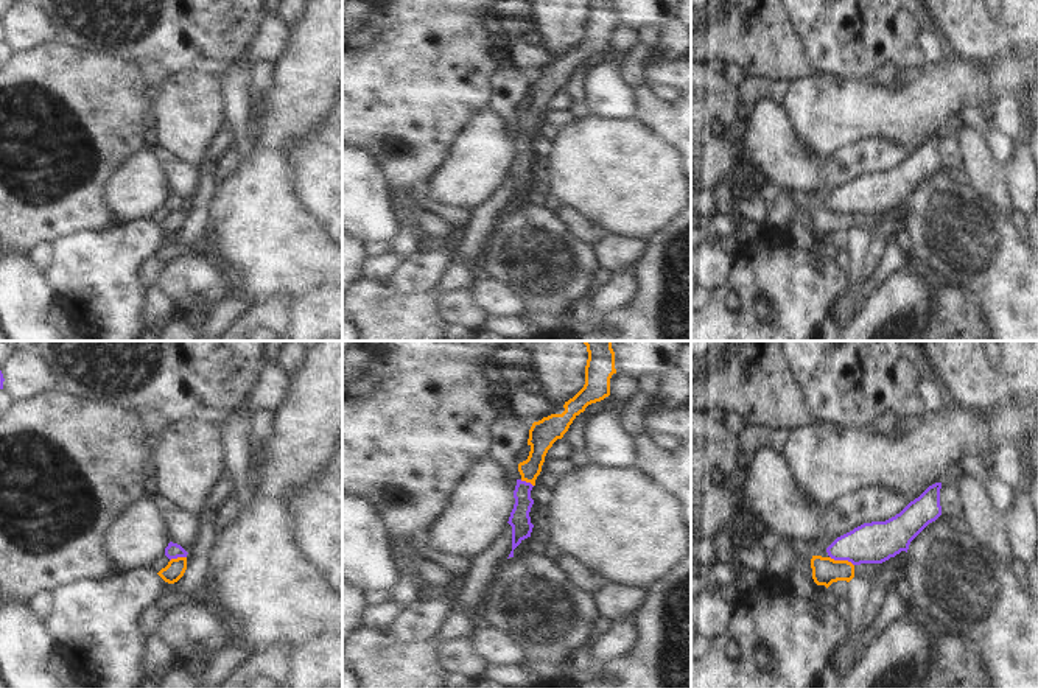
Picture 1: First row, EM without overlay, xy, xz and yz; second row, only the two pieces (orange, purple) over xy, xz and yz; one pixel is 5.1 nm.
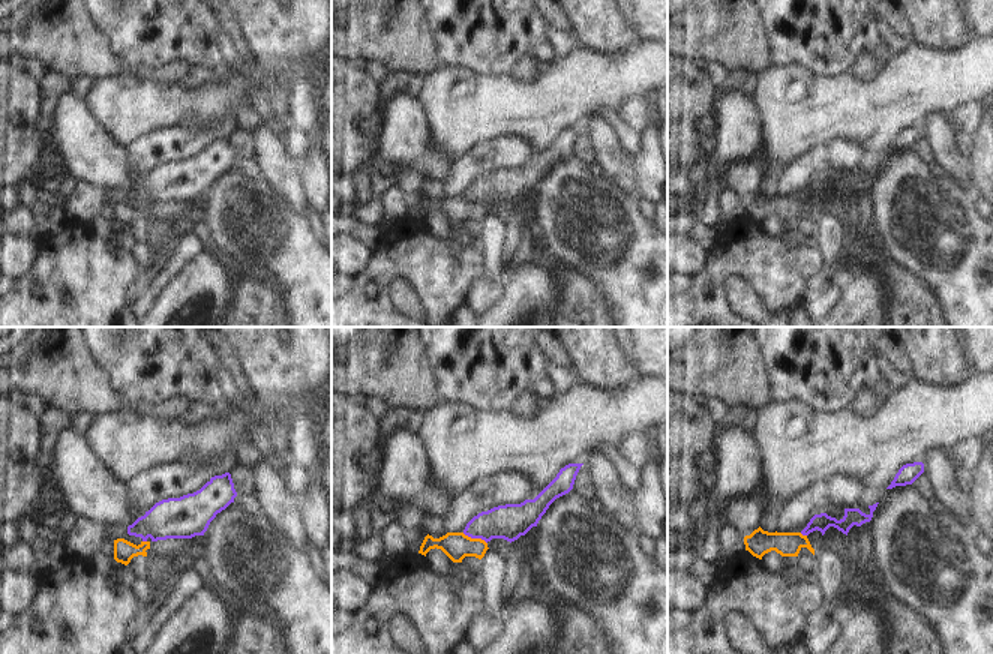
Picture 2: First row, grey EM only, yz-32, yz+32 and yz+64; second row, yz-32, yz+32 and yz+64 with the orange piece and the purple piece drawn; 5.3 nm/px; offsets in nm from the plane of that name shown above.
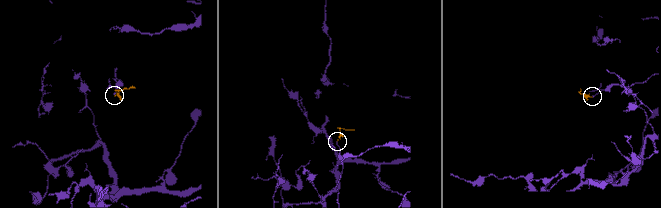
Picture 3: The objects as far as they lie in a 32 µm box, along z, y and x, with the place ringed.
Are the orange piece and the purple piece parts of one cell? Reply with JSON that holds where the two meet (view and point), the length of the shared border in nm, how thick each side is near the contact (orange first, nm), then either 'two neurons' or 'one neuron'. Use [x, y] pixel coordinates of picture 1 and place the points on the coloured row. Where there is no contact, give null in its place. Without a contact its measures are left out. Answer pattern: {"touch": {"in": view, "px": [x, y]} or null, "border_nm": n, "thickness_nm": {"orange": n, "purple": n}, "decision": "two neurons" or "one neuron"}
{"touch": {"in": "yz", "px": [842, 561]}, "border_nm": 140, "thickness_nm": {"orange": 140, "purple": 220}, "decision": "two neurons"}

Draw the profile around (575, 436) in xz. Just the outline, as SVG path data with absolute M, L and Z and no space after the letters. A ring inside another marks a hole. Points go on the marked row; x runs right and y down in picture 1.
M585 412L576 416L563 439L568 442L570 453L582 453L585 450L585 425L588 417Z

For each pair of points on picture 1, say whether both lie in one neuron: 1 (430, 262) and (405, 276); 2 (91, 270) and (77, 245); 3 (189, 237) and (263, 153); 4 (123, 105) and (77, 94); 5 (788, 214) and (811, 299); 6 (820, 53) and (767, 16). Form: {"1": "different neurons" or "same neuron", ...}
{"1": "same neuron", "2": "same neuron", "3": "different neurons", "4": "same neuron", "5": "different neurons", "6": "different neurons"}

